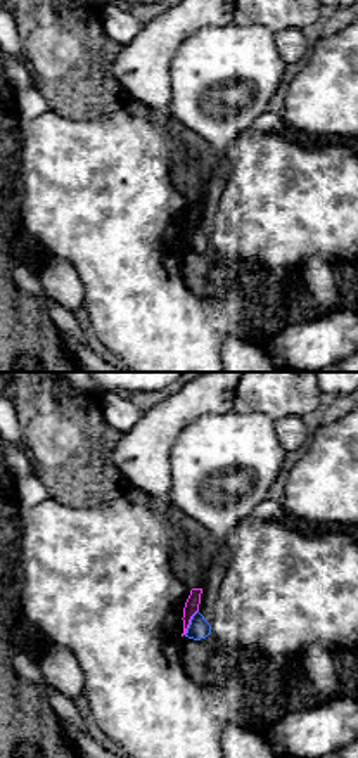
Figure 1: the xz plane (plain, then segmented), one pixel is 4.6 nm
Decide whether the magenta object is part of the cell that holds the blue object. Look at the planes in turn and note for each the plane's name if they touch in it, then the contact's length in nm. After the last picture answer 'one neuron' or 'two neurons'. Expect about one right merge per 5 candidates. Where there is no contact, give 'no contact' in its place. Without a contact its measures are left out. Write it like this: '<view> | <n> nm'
xz | 140 nm

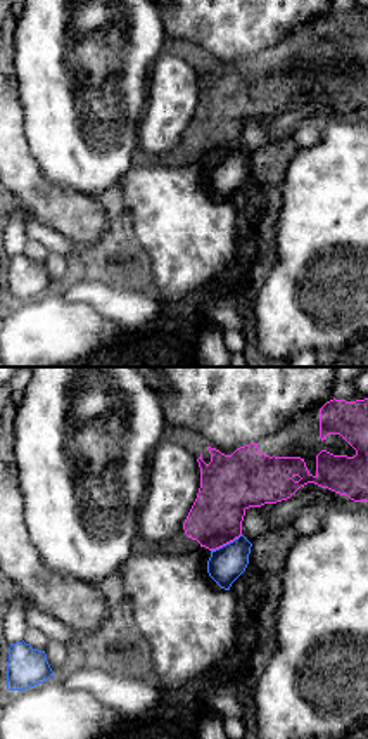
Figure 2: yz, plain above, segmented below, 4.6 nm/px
yz | 170 nm

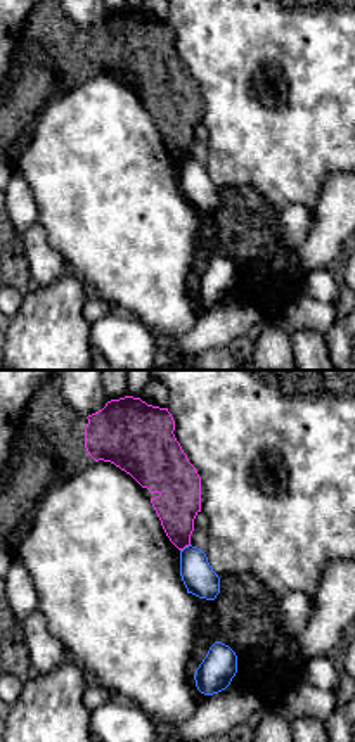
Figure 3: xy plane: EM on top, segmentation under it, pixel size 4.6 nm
xy | 60 nm

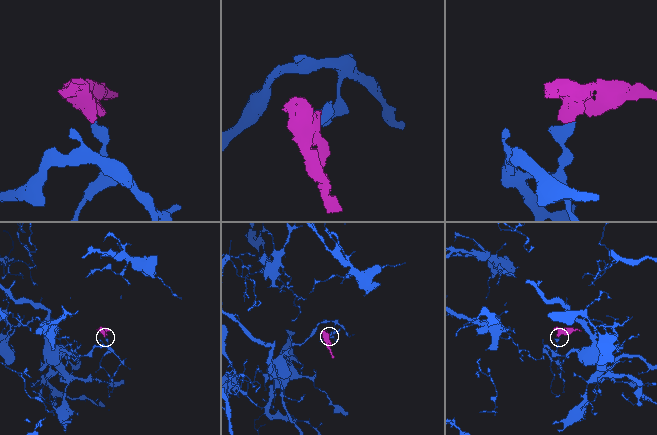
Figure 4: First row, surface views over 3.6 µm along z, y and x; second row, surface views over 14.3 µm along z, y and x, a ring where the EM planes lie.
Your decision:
two neurons

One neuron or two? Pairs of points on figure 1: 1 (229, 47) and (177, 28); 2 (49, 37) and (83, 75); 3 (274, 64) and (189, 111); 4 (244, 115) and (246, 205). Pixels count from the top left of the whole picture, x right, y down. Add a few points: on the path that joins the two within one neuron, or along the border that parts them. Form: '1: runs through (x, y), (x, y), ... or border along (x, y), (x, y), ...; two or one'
1: border along (232, 23), (194, 32), (178, 47), (170, 66); two
2: runs through (57, 45), (75, 66); one
3: runs through (249, 64), (225, 64), (203, 87); one
4: border along (248, 128), (220, 154); two

